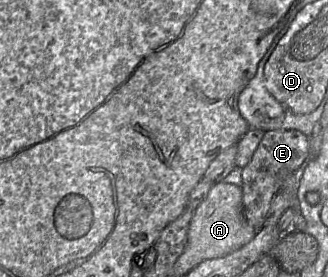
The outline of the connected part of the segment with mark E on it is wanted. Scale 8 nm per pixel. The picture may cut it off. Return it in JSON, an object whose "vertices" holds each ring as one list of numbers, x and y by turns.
{"vertices":[[268,130,265,131,262,140,252,155,250,162,242,169,242,201,244,216,247,222,259,230,264,226,267,213,273,198,278,194,284,180,299,173,301,167,309,159,309,137,298,130]]}

